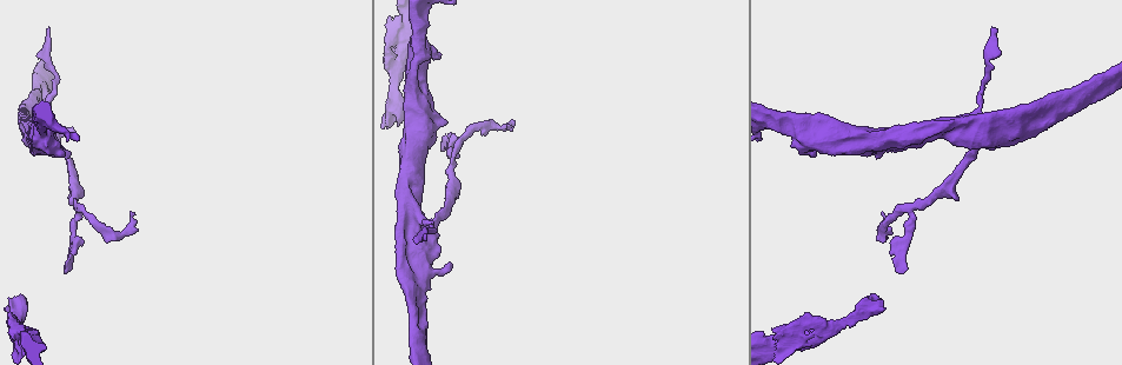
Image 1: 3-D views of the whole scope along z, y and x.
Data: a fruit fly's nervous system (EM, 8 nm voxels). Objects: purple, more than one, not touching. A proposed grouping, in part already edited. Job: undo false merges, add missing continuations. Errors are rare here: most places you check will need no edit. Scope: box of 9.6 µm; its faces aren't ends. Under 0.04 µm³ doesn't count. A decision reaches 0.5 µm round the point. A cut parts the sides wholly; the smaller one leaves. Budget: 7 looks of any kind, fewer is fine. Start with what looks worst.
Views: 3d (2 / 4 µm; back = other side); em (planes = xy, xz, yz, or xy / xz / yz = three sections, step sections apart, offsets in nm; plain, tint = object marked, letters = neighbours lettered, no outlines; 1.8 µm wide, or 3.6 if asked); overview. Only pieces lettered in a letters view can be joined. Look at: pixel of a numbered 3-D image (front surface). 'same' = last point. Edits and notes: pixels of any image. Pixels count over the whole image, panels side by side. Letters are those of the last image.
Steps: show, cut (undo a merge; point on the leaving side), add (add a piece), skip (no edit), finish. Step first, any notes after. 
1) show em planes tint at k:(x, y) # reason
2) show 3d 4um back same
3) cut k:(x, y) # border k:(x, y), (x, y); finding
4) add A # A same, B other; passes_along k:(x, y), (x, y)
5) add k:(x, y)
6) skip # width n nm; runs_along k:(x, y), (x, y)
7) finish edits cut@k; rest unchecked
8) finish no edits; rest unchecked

show em 3.6um planes letters at 1:(411, 217) # a narrow waist

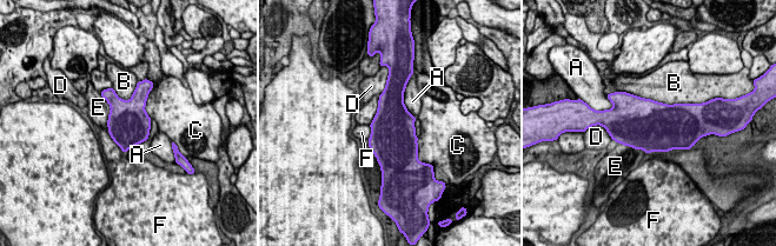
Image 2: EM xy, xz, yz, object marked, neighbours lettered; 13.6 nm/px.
skip # A other, B other, C other, D other, E other, F other; border 2:(99, 92), (110, 107), (107, 130); continuous, no second neuron

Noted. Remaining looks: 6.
show em xz step 4 letters at 1:(507, 125) # tapers out

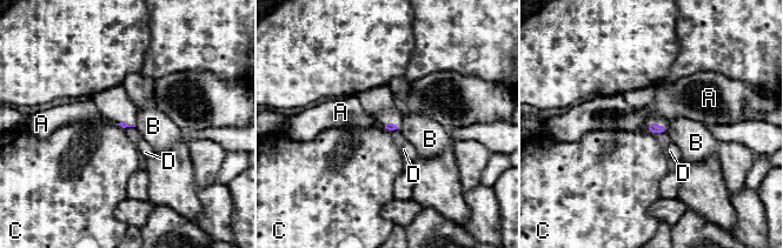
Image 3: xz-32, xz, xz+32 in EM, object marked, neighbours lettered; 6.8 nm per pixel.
show em planes letters same # another direction

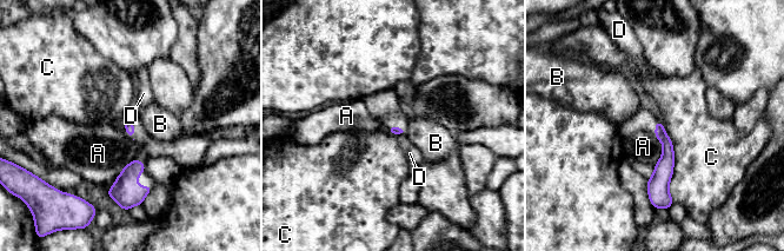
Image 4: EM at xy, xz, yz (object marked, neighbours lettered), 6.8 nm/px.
skip # A other, B other, C other, D other; border 4:(662, 124), (672, 145), (673, 200); none of them fits

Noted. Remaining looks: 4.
show em planes letters at 1:(439, 55) # an open end

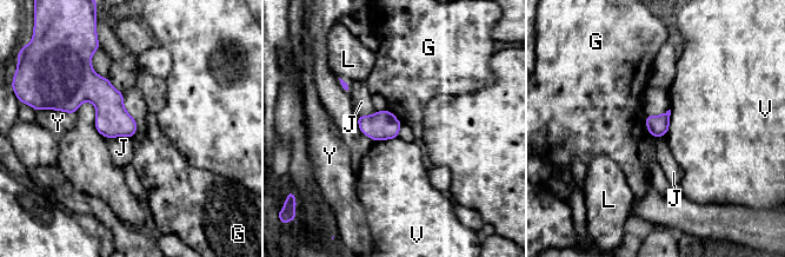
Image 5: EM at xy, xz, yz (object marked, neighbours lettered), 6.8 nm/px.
skip # G other, J other, L other, V other, Y other; border 5:(646, 114), (646, 129), (654, 138); no lettered piece goes on from it

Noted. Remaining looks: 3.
finish no edits; rest unchecked

